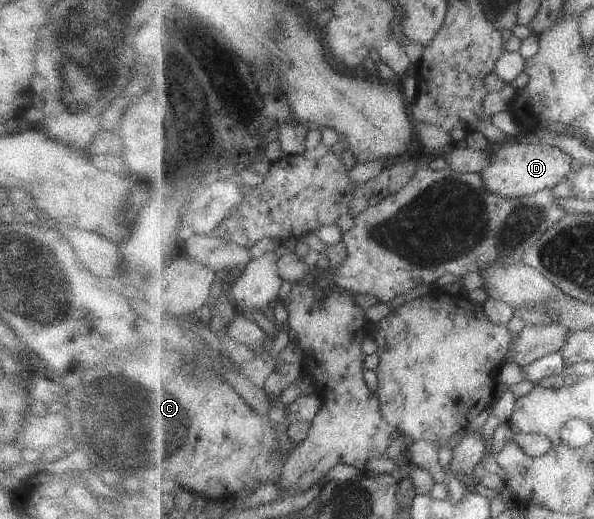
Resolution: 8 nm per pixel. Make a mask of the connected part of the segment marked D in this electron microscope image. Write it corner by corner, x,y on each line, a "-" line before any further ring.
508,139
494,152
492,164
481,172
481,175
490,192
503,197
518,198
534,195
538,191
560,184
574,169
573,164
574,159
555,146
533,144
529,140
515,143

